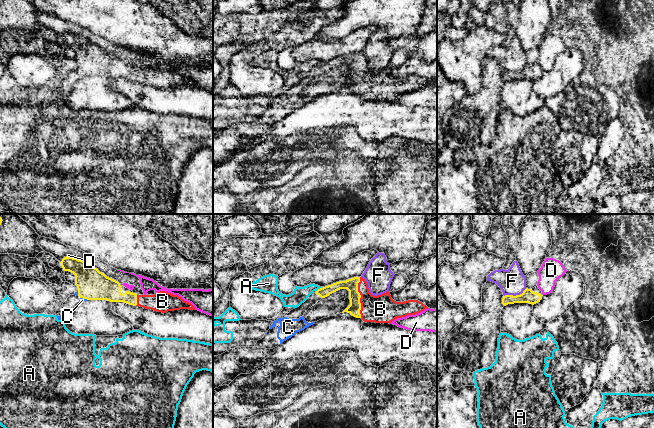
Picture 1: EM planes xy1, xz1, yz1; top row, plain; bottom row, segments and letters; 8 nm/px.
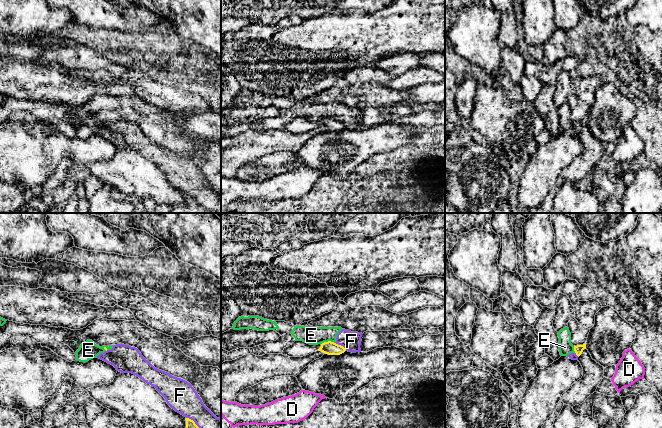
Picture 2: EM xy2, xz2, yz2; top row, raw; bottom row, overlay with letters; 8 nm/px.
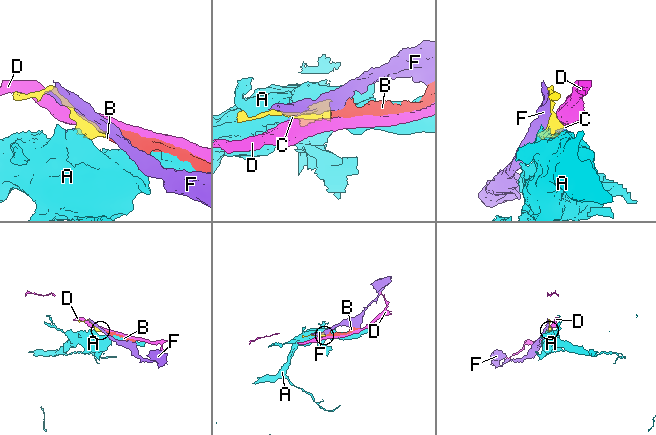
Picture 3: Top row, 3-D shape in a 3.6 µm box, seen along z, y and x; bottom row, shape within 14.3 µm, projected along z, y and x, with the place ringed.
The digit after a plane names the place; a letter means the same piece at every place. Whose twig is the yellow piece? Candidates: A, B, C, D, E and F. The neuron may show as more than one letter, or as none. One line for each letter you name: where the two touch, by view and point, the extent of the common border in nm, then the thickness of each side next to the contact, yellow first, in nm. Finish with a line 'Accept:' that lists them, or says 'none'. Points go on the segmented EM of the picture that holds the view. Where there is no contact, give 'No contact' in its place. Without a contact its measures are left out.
B: Touches yellow at xz1 (360, 297). Shared border 320 nm. Thickness 100 nm (yellow) against 220 nm
C: Touches yellow at xy1 (84, 298). Shared border 70 nm. Thickness 240 nm (yellow) against 30 nm
Accept: B, C

